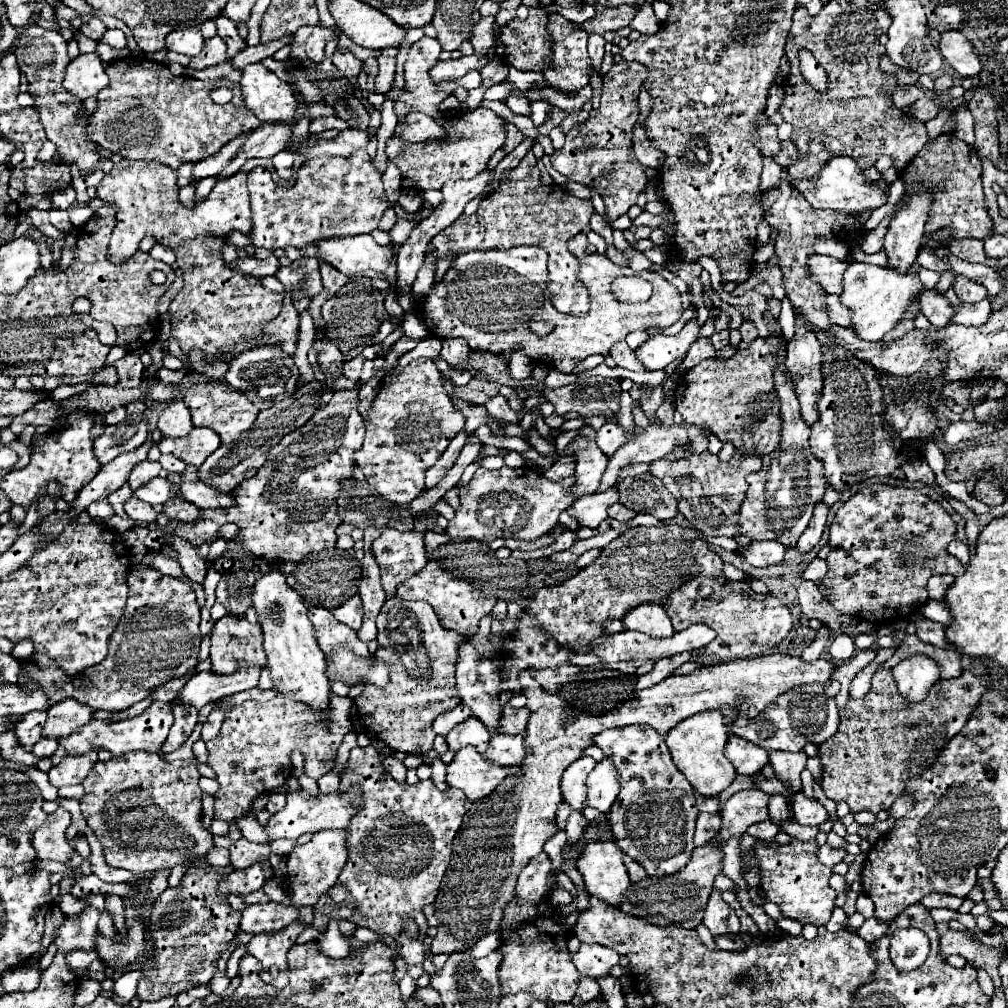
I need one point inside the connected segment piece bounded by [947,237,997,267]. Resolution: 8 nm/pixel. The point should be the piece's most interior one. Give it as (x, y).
(971, 250)

